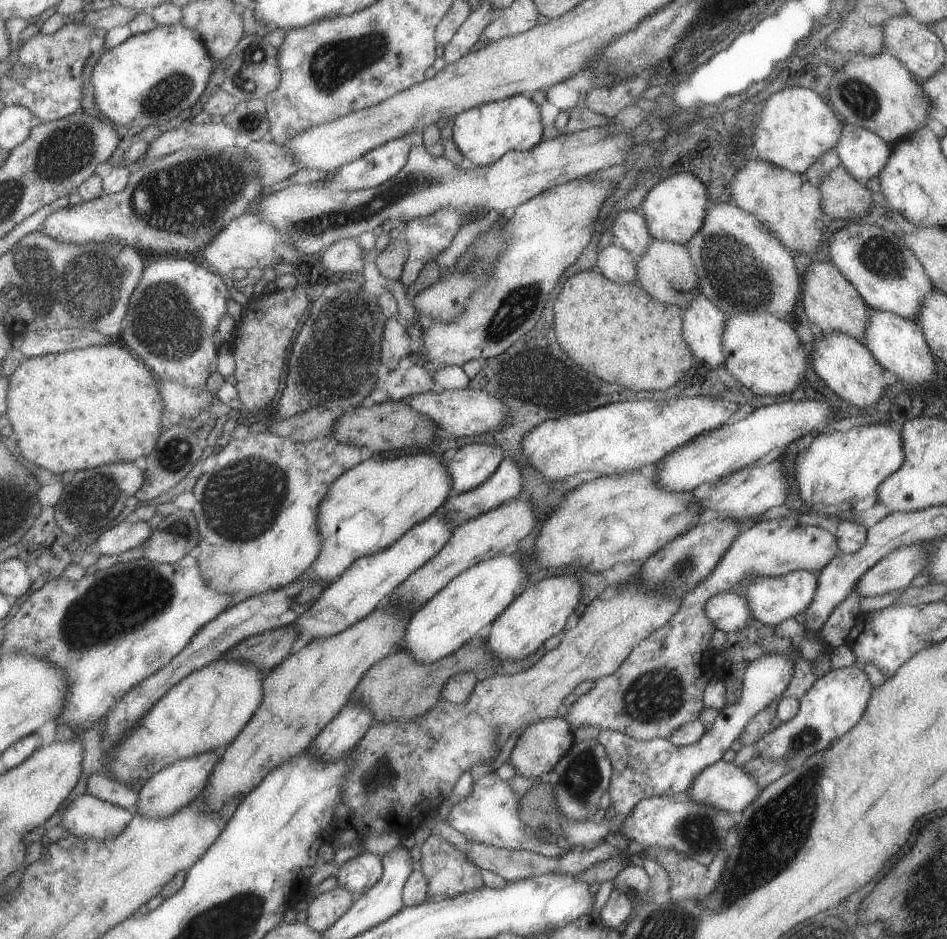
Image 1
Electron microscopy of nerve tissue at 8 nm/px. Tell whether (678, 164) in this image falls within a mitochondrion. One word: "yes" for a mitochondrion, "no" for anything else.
no

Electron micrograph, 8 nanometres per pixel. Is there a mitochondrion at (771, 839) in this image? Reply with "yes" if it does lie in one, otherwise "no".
yes

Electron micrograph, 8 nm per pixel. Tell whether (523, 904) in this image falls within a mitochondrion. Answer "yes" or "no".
no

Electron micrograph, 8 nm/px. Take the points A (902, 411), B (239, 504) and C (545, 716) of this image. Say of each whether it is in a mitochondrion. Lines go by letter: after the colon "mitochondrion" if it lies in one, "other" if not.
A: other
B: mitochondrion
C: other

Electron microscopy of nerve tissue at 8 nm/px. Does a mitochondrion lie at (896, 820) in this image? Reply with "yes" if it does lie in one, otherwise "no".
no

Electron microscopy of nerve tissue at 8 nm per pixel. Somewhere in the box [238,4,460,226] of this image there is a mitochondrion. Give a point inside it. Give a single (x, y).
(332, 65)

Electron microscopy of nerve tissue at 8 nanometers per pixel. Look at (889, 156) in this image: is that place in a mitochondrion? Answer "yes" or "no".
no

